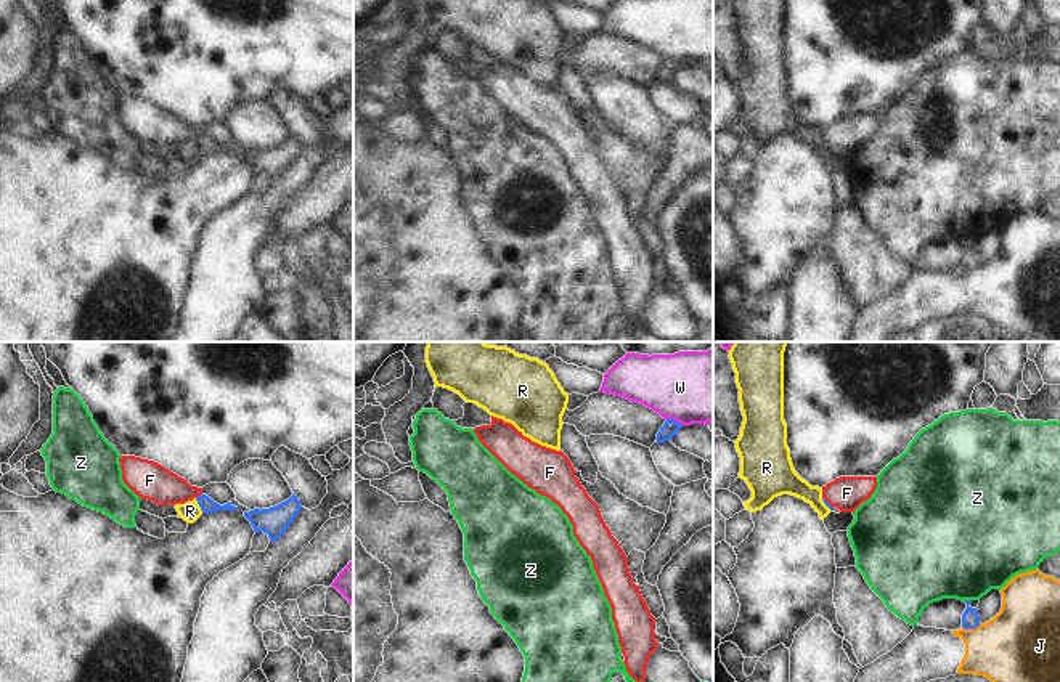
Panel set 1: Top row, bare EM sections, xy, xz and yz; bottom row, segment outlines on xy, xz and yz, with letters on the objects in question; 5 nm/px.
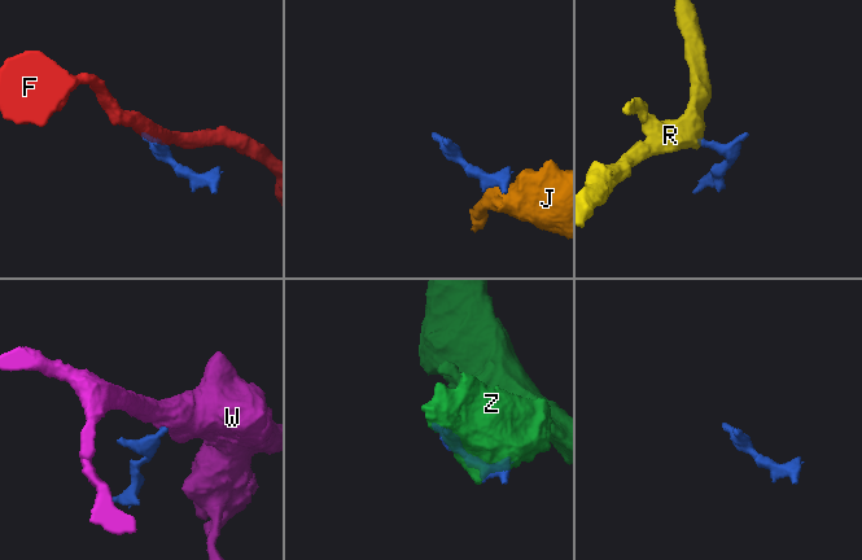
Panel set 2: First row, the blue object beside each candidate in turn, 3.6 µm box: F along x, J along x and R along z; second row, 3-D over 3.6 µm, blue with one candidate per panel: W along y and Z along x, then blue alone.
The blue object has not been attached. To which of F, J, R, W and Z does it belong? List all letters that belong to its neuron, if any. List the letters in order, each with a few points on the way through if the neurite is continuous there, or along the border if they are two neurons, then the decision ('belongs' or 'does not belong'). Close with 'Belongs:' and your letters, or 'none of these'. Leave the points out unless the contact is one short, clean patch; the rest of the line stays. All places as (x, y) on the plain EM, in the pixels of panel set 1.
F: border xy (201, 133), (196, 138); does not belong
J: border yz (980, 263), (975, 268), (962, 268); does not belong
R: way xy (206, 145), (199, 146), (190, 151); belongs
W: border xz (667, 58), (681, 66); does not belong
Z: does not belong
Belongs: R

